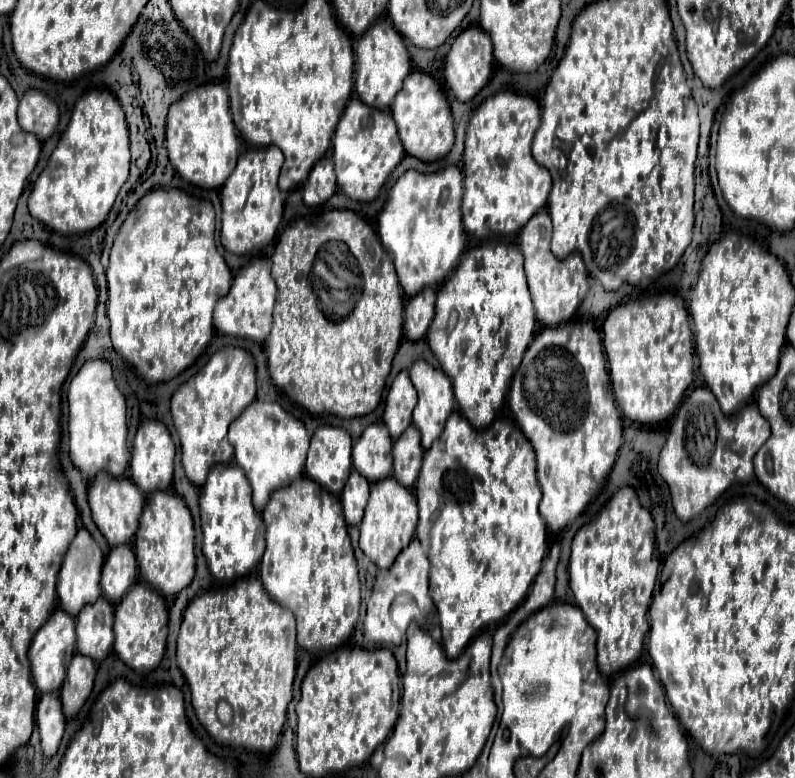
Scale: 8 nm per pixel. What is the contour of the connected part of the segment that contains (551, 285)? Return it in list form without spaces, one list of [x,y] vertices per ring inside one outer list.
[[[539,211],[523,227],[519,235],[519,249],[525,255],[525,271],[531,299],[535,305],[535,317],[543,327],[557,327],[573,319],[579,303],[585,299],[585,293],[589,289],[589,275],[579,253],[573,253],[565,261],[559,261],[551,253],[549,243],[551,243],[551,219],[545,211]]]

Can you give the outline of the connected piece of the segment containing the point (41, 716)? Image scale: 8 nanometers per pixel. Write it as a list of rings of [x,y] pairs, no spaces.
[[[55,693],[41,695],[35,717],[41,733],[41,751],[47,759],[51,759],[57,753],[61,737],[65,733],[65,715],[61,709],[59,697]]]

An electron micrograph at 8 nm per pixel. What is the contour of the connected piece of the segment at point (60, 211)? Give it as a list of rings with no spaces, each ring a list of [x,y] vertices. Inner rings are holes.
[[[93,89],[75,103],[71,121],[65,133],[61,135],[57,149],[53,151],[45,171],[35,181],[35,187],[29,197],[29,211],[45,227],[49,227],[51,231],[59,231],[61,235],[89,233],[105,221],[127,177],[129,177],[129,131],[123,119],[123,109],[109,91]]]

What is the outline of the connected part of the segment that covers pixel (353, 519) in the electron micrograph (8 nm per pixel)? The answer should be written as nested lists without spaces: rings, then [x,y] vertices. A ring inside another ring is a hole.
[[[353,471],[349,475],[347,487],[341,493],[341,505],[345,511],[347,525],[361,525],[361,519],[363,519],[363,513],[367,507],[367,499],[369,499],[369,483],[367,483],[367,479],[363,479],[363,475]]]

